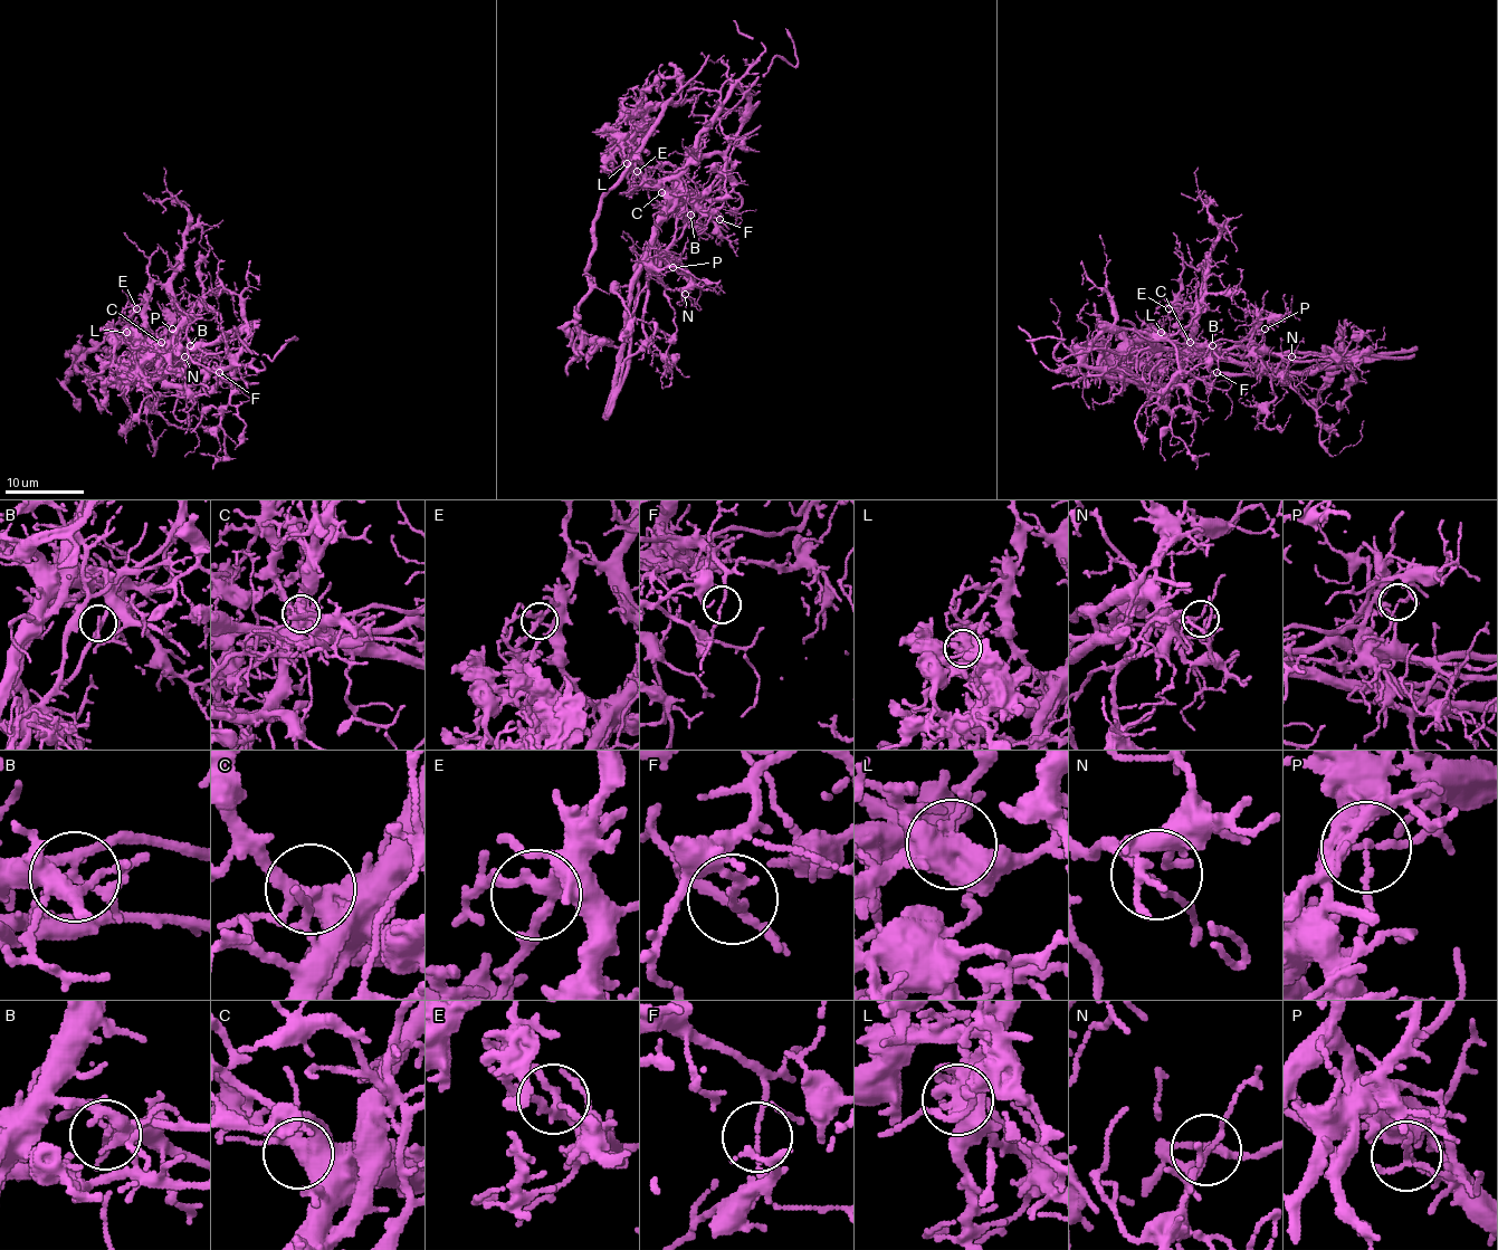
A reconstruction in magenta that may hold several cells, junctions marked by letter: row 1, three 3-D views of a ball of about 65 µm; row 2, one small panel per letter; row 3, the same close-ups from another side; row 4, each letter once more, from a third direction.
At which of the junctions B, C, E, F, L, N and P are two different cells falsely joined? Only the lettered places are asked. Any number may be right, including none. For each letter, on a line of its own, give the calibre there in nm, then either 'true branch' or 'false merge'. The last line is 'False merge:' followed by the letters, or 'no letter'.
B: calibre 170 nm; false merge
C: calibre 400 nm; true branch
E: calibre 200 nm; true branch
F: calibre 120 nm; false merge
L: calibre 550 nm; false merge
N: calibre 100 nm; true branch
P: calibre 130 nm; false merge
False merge: B, F, L, P

